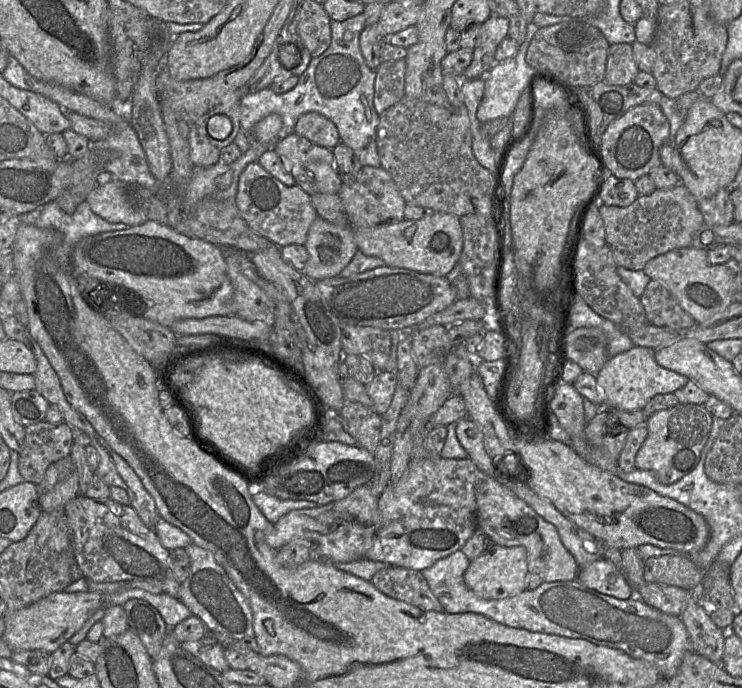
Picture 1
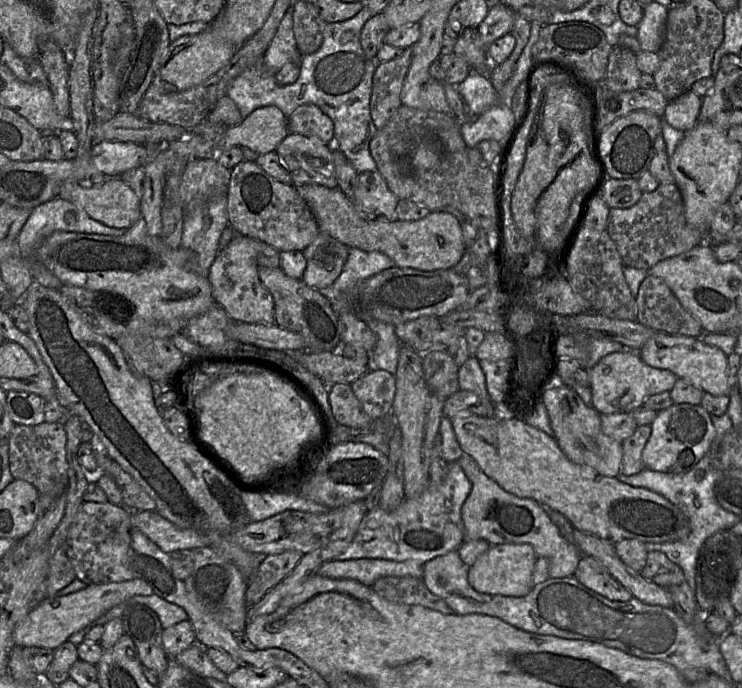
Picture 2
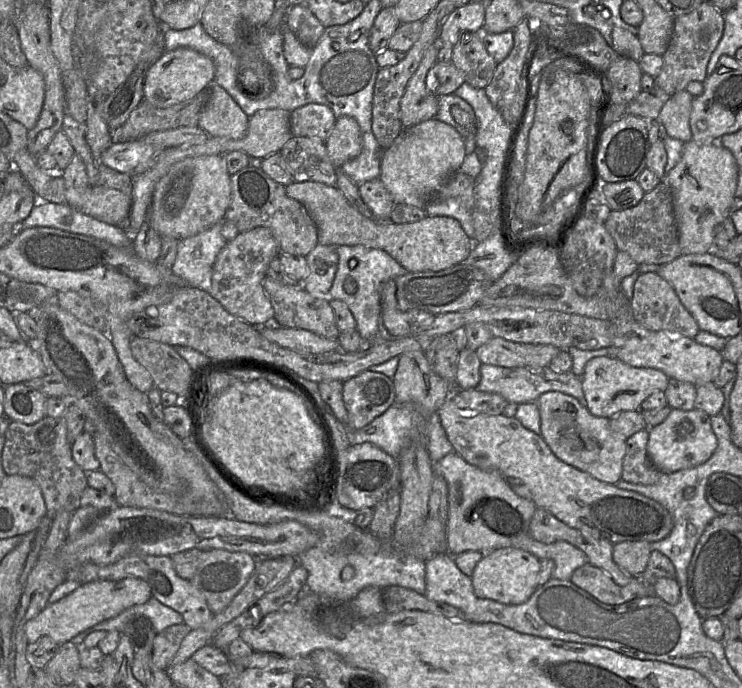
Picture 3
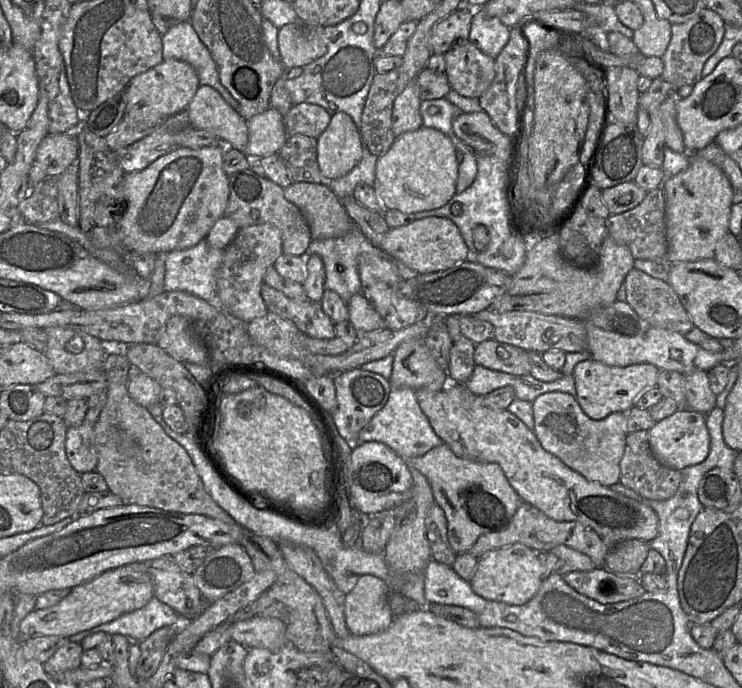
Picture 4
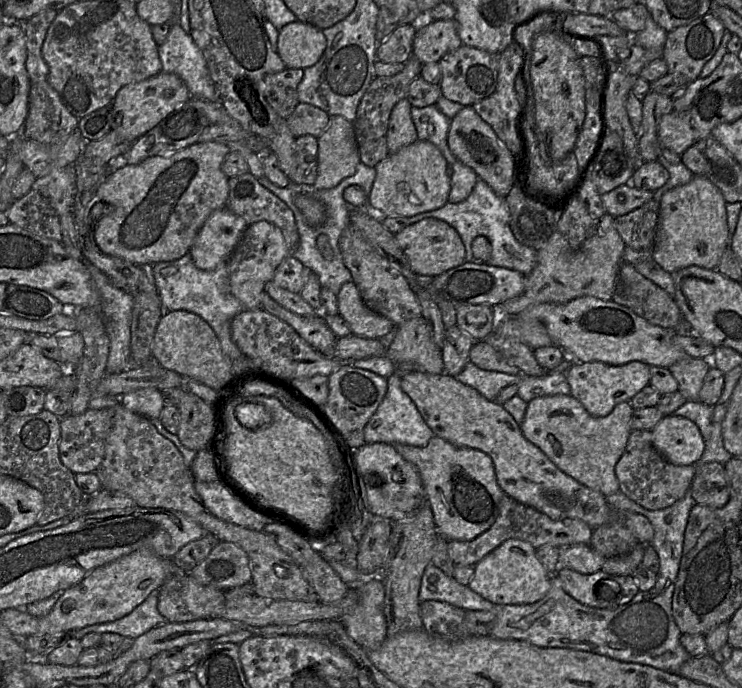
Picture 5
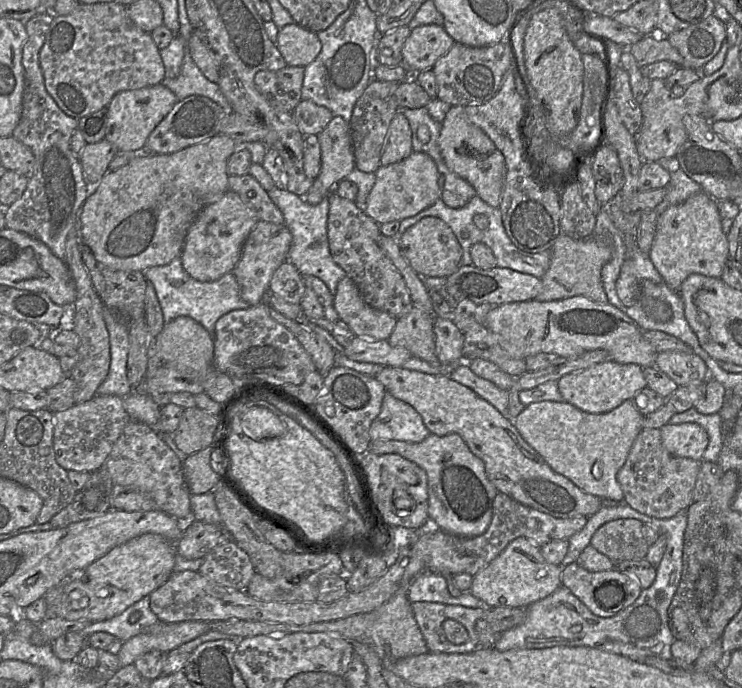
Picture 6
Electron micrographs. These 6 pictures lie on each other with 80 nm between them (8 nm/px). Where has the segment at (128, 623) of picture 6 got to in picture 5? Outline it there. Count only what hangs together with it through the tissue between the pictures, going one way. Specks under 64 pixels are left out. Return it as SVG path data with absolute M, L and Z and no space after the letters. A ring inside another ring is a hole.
M158 591L152 592L131 613L113 622L94 624L76 631L67 632L71 638L79 639L89 633L118 633L136 639L149 630L169 623L158 610Z

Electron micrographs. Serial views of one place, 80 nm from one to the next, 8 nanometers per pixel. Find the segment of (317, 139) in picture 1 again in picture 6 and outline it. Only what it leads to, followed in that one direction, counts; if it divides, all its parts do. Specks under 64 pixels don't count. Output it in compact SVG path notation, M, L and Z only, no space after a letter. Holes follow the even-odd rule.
M301 99L292 111L292 116L299 131L307 136L309 134L318 135L334 115L326 107Z

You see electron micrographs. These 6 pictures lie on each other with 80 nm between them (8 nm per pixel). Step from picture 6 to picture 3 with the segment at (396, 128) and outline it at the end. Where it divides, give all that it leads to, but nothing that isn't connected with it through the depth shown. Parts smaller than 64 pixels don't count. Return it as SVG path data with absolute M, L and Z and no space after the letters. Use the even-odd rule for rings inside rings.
M434 43L426 50L417 70L406 85L399 110L403 128L435 118L438 111L438 97L428 91L425 79L429 69L437 62L439 46L439 43Z

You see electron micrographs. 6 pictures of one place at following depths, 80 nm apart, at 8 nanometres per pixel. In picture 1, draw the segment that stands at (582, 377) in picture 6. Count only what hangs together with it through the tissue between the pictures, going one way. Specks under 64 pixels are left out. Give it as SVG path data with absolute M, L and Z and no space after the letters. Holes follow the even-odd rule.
M633 346L630 350L607 360L595 377L597 385L606 395L608 408L642 410L655 395L673 393L689 382L686 376L659 366L655 361L654 352L651 348Z

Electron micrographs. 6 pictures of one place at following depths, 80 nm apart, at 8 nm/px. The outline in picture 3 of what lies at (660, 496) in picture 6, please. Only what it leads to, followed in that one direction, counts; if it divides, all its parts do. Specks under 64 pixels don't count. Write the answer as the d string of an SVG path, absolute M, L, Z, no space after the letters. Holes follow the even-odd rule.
M645 428L625 440L626 453L622 462L621 479L633 484L652 485L657 483L661 476L657 468L647 455L649 428Z

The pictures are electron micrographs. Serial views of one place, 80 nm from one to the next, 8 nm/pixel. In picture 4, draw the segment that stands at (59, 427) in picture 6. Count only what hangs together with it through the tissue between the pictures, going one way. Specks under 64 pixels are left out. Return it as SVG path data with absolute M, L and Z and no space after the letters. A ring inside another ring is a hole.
M84 422L78 427L69 427L65 439L67 458L79 474L93 472L98 464L94 444L94 426Z

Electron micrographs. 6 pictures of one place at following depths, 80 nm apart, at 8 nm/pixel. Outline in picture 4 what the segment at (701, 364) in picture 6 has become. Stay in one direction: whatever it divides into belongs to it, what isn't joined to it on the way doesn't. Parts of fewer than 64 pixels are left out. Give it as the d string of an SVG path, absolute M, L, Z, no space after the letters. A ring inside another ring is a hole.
M694 371L685 375L684 379L687 408L708 414L716 406L717 395L710 389L707 372Z

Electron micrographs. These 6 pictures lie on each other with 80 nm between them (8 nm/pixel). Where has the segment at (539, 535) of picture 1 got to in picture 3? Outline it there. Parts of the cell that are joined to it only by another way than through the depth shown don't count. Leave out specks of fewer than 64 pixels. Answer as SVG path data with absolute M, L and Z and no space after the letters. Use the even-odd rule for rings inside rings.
M451 452L432 463L434 474L441 475L448 487L448 517L447 517L447 551L450 555L456 556L463 552L478 551L482 554L492 552L506 547L523 549L535 555L539 560L551 559L555 563L551 577L561 580L569 580L572 573L579 567L588 563L585 554L565 541L557 541L545 544L534 540L529 534L529 524L536 510L532 501L517 495L504 478L492 470L483 470L465 461L455 452Z

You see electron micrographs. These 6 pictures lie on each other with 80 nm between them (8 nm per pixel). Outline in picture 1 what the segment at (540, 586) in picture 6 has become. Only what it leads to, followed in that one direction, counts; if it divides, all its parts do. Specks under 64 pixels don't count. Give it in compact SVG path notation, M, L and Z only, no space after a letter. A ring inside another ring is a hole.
M490 545L476 559L470 561L464 574L464 581L467 587L480 597L498 600L513 597L525 591L529 574L525 547Z

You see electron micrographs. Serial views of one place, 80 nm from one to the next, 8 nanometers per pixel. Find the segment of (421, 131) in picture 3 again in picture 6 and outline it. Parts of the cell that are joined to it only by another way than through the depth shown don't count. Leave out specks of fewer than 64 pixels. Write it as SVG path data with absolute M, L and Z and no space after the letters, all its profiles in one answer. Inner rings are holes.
M412 151L399 162L380 165L375 175L376 180L363 211L378 224L414 216L431 206L442 195L444 177L439 173L433 158L424 152Z

